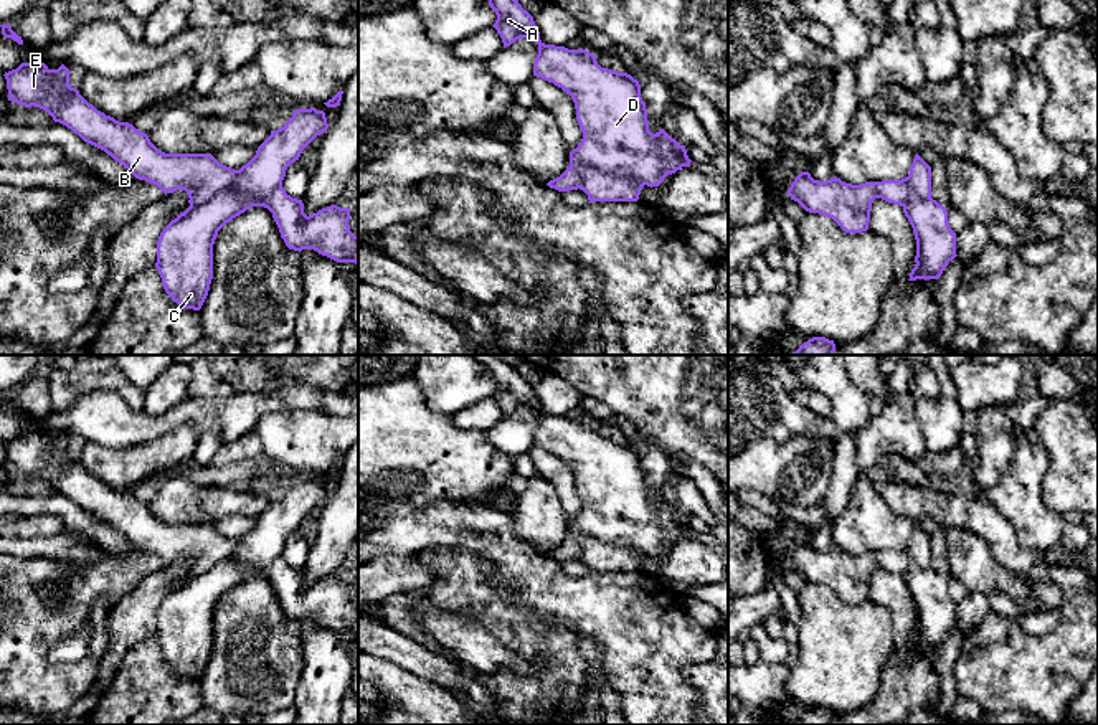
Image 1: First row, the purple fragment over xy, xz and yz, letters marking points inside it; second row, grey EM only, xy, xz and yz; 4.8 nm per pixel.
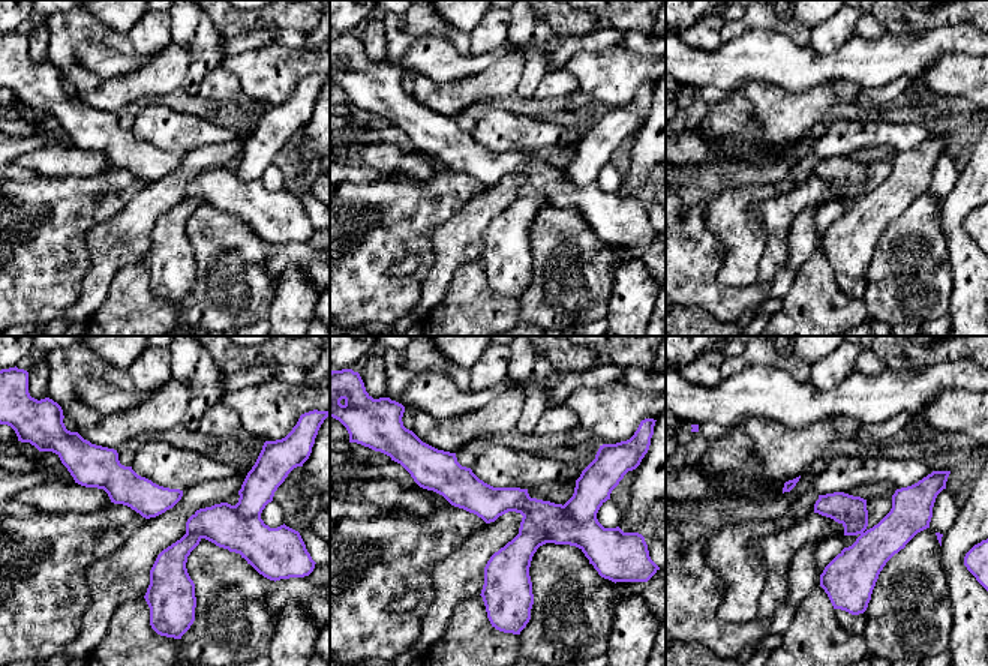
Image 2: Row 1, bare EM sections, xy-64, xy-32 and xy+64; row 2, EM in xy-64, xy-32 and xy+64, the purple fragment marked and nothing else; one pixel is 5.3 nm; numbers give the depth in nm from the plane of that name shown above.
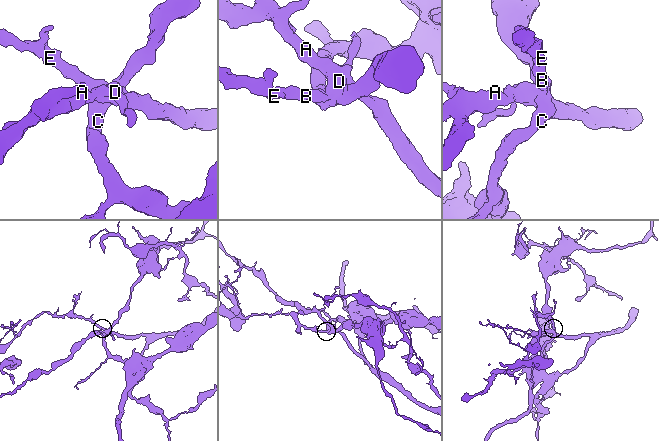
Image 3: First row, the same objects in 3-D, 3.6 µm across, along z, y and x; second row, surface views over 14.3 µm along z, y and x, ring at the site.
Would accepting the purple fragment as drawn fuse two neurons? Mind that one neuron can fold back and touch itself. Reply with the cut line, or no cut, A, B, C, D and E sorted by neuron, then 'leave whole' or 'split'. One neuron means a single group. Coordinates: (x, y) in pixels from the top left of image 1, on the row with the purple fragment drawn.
cut xz (575, 169), (593, 167), (615, 175), (634, 175), (644, 184); groups A B D E / C; split

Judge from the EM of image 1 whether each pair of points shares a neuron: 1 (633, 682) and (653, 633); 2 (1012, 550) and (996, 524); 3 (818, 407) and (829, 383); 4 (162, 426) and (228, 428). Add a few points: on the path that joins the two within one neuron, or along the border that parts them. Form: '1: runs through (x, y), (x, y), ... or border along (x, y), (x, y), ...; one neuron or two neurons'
1: runs through (643, 671), (643, 658), (656, 644); one neuron
2: runs through (1011, 544), (1001, 530); one neuron
3: border along (803, 385), (819, 390), (828, 398), (831, 418); two neurons
4: runs through (179, 416), (212, 416); one neuron

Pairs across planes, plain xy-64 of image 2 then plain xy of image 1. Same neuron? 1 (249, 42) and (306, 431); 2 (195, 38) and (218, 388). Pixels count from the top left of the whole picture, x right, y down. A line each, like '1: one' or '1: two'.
1: two
2: one

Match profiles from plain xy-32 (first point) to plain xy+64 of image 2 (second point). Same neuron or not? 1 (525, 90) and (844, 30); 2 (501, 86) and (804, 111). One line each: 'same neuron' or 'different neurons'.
1: different neurons
2: same neuron

